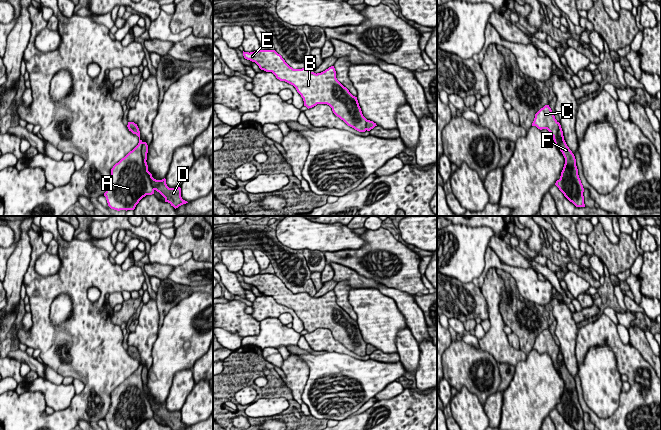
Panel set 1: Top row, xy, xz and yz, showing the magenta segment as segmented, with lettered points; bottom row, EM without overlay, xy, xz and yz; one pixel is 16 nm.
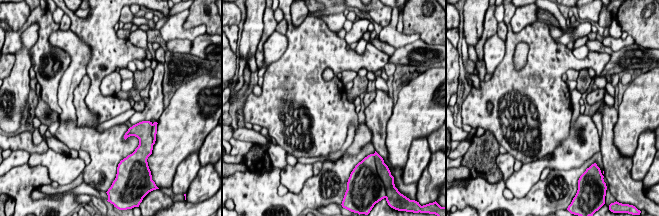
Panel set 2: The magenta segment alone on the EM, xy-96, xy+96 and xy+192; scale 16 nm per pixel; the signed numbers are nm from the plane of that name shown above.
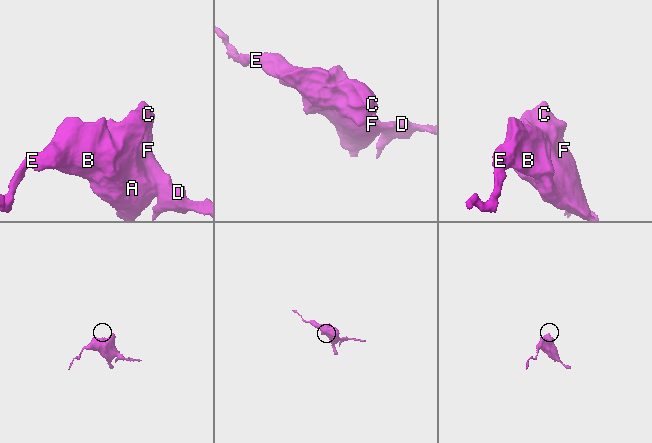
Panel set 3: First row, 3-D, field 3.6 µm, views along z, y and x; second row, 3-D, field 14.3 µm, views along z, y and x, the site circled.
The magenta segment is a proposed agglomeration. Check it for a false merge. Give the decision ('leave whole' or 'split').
split

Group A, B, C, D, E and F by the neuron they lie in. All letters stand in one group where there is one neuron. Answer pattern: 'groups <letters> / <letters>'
groups A B C E / D F

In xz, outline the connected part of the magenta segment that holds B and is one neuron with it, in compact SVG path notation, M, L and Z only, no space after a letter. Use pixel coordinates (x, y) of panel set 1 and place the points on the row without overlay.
M275 274L243 275L243 280L255 286L261 294L272 296L280 305L293 309L308 333L317 328L327 328L348 350L359 356L367 354L367 343L357 321L337 304L334 290L316 298L306 292L293 293Z

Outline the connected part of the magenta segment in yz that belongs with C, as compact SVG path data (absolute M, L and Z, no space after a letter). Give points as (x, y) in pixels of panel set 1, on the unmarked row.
M545 329L536 338L532 350L536 350L538 353L547 353L553 360L555 369L561 374L561 365L564 364L564 360L560 361L558 355L560 347L555 343L555 340L549 331Z

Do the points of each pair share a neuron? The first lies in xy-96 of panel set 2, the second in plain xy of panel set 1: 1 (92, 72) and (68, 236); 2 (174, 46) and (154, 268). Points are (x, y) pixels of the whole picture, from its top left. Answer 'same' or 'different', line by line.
1: different
2: same

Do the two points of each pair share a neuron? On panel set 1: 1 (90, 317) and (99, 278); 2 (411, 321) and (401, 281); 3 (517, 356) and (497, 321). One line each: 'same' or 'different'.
1: same
2: different
3: same

